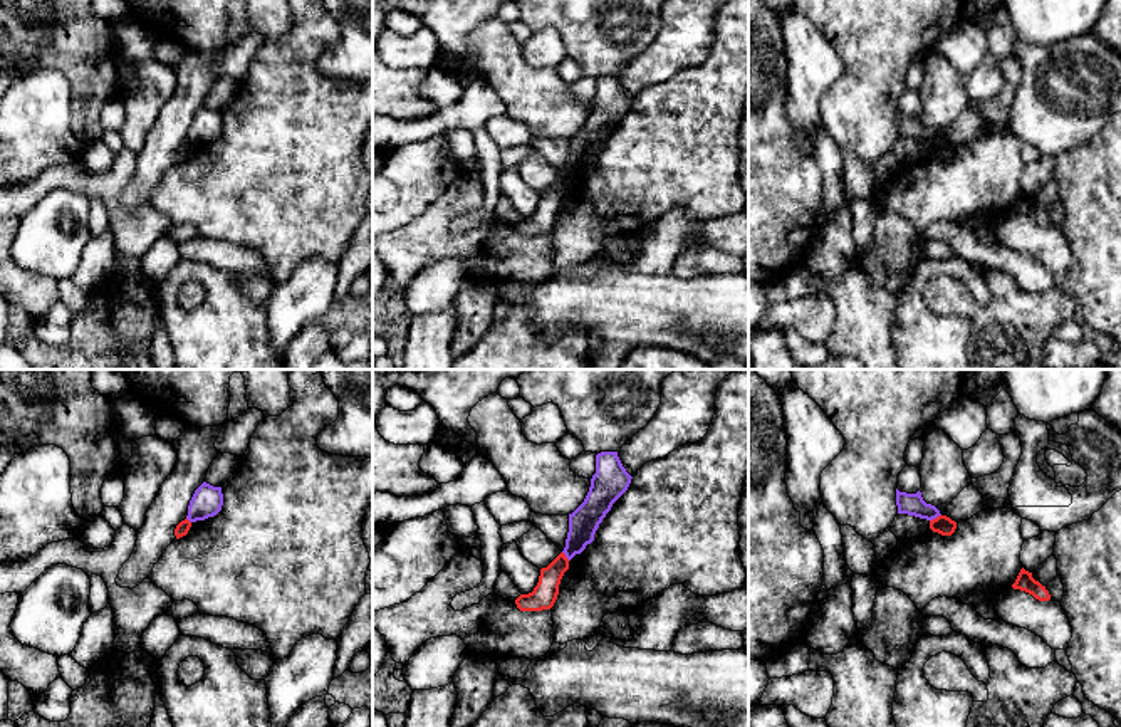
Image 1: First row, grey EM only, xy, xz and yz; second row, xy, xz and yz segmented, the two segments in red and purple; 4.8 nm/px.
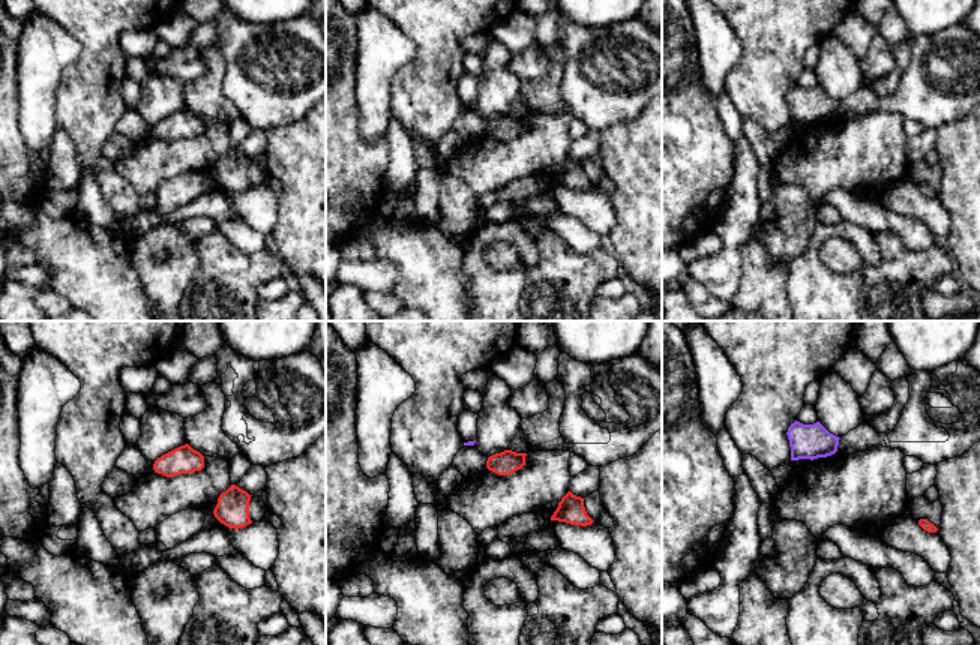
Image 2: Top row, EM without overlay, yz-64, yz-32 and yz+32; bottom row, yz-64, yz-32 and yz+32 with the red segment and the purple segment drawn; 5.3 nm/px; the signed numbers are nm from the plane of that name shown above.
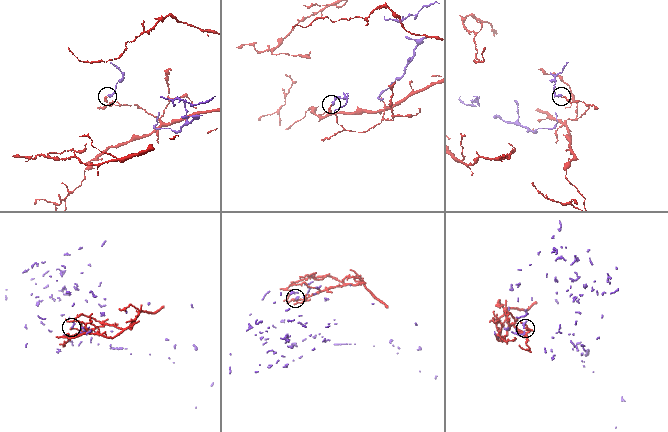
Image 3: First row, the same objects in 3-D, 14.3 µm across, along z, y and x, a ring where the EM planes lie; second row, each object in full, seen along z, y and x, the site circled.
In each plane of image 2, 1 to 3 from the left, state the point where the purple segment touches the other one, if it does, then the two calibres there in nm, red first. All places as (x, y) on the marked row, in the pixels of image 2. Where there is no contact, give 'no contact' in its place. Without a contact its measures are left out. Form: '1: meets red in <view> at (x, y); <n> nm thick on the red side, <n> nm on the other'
1: no contact
2: no contact
3: no contact

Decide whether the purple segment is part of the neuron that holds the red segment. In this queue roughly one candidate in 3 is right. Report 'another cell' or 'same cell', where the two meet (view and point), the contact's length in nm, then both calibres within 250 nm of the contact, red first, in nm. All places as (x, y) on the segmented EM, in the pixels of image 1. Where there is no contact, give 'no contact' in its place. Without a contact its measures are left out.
another cell | yz (937, 517) | 70 nm | 90/110 nm

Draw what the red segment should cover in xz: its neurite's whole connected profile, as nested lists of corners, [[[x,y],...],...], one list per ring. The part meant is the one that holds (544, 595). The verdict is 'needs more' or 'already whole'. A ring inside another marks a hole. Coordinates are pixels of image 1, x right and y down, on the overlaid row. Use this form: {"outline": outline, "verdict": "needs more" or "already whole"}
{"outline": [[[560,552],[547,567],[540,569],[539,583],[529,594],[520,594],[515,604],[520,611],[550,609],[559,594],[559,584],[569,569],[569,559]]], "verdict": "already whole"}

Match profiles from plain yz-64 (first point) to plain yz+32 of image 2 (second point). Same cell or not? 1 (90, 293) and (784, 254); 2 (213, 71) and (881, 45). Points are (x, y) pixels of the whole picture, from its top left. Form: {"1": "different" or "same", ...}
{"1": "different", "2": "different"}

